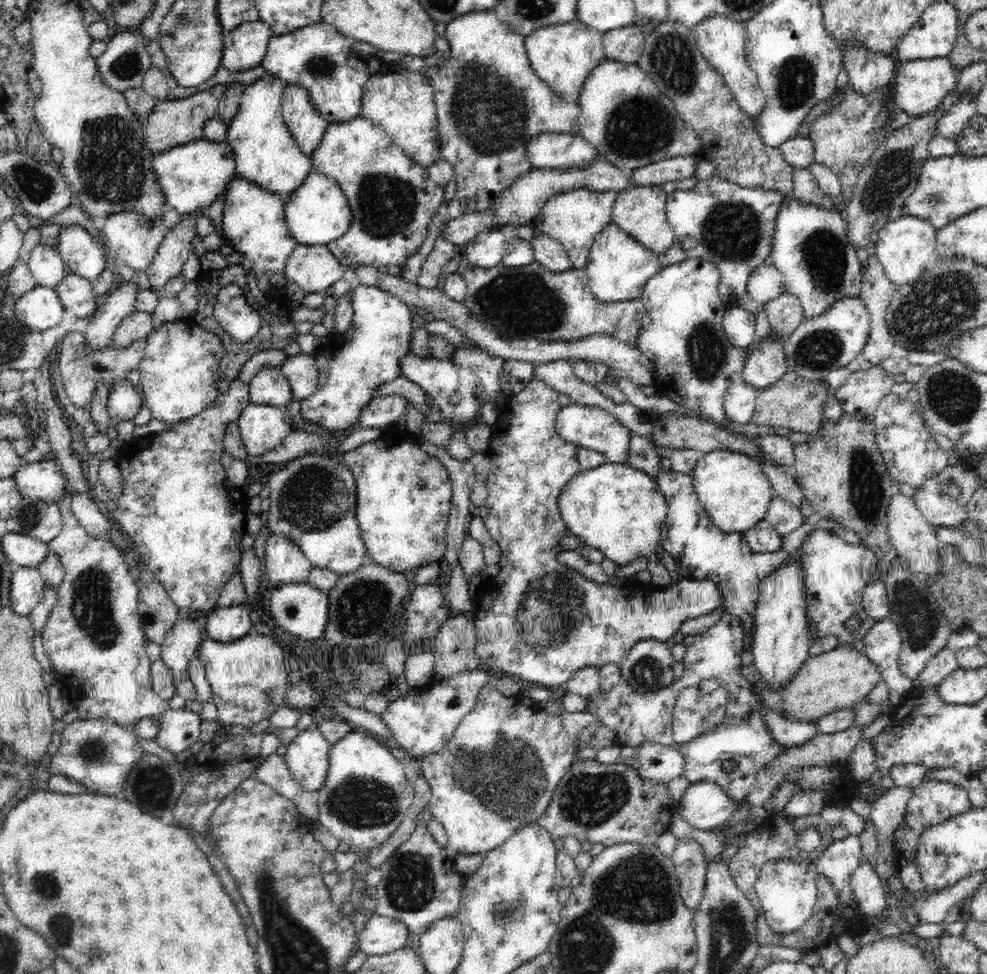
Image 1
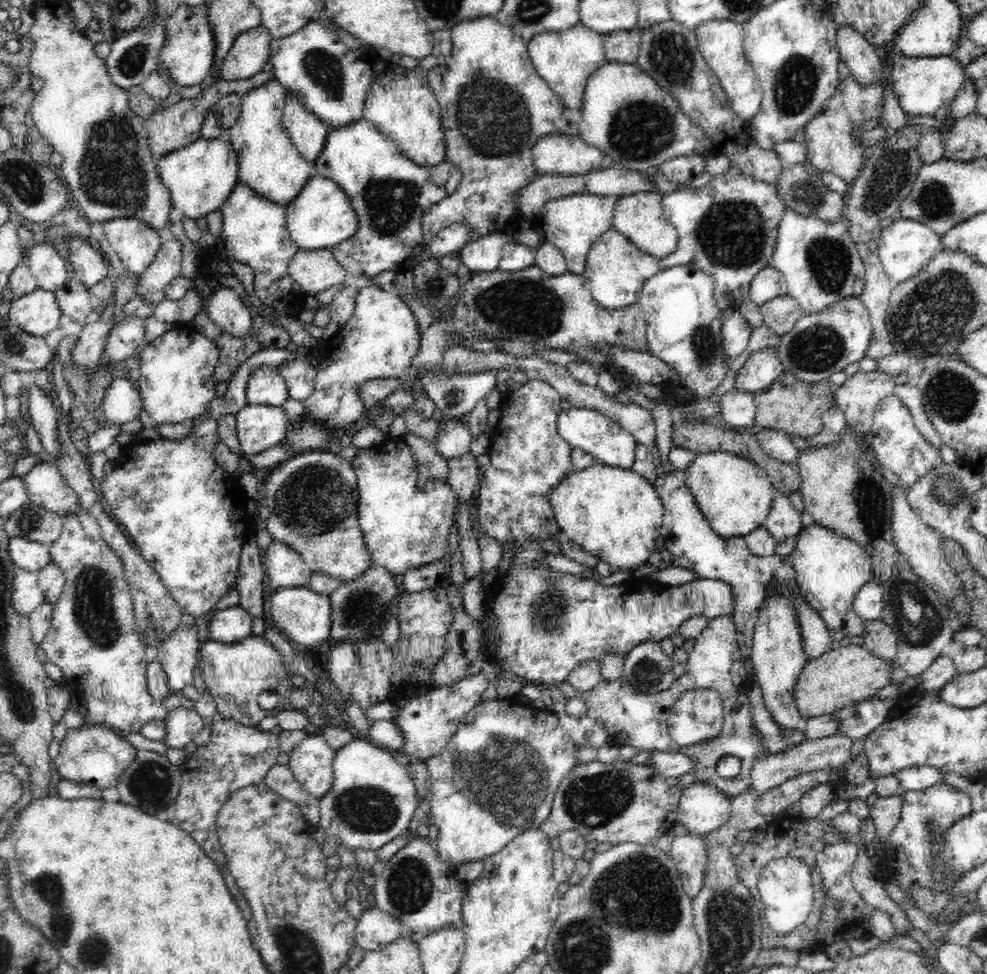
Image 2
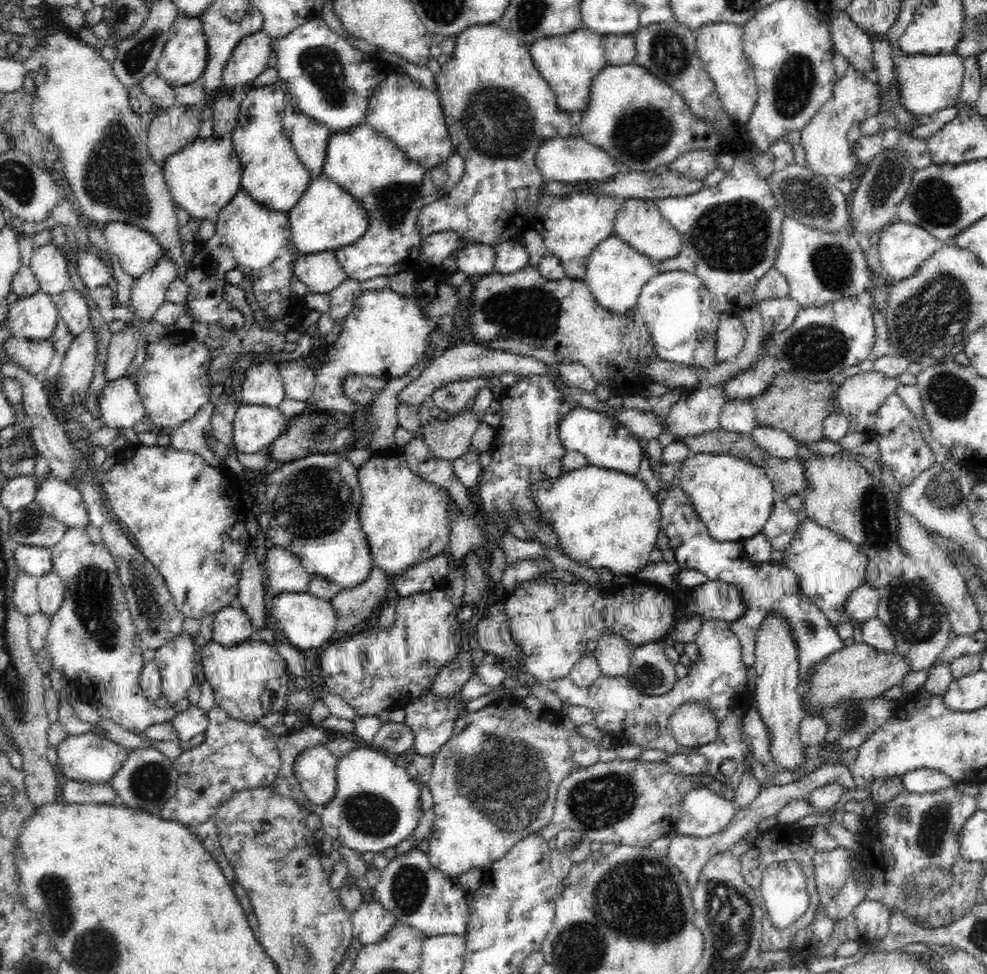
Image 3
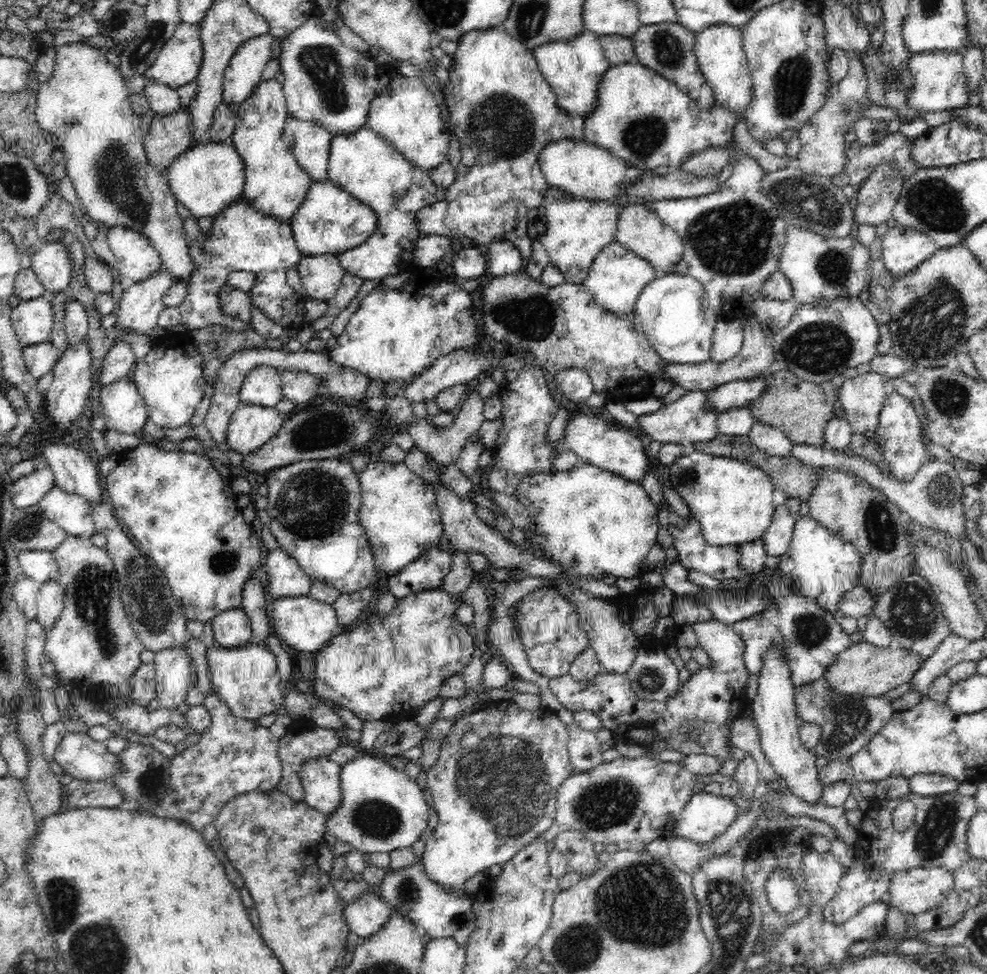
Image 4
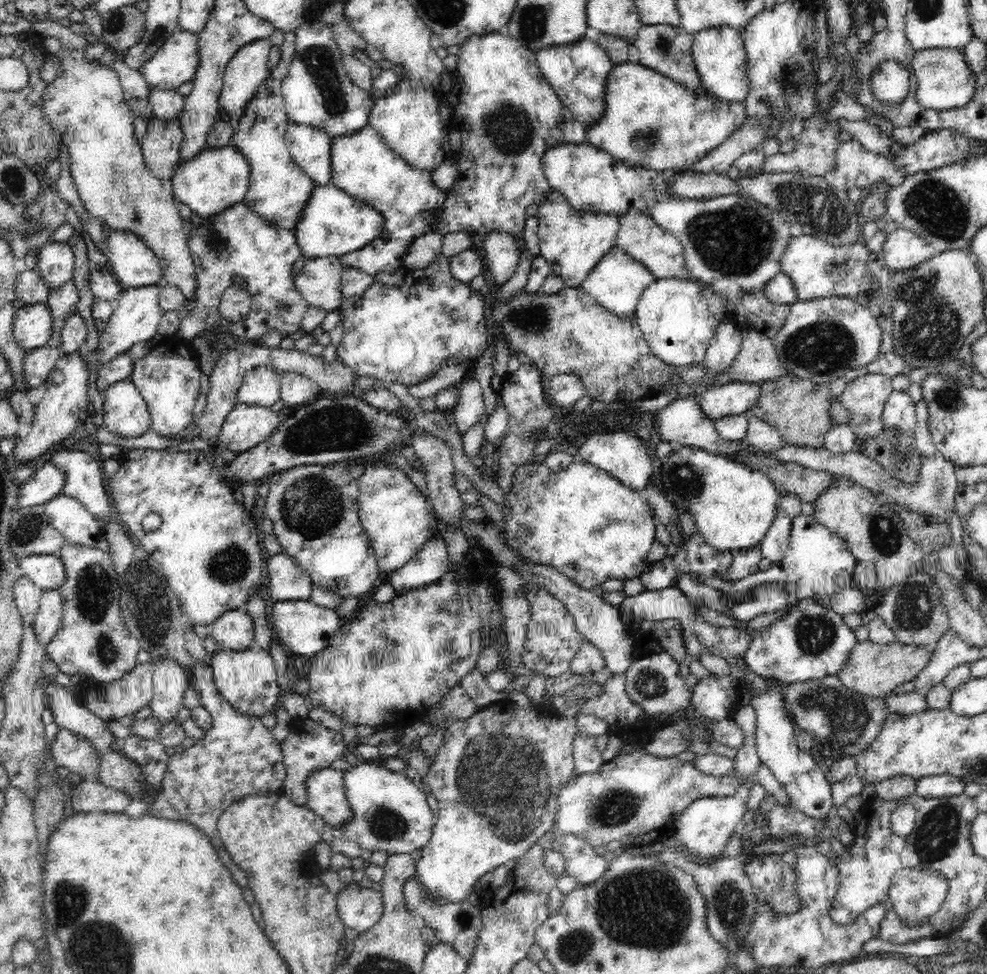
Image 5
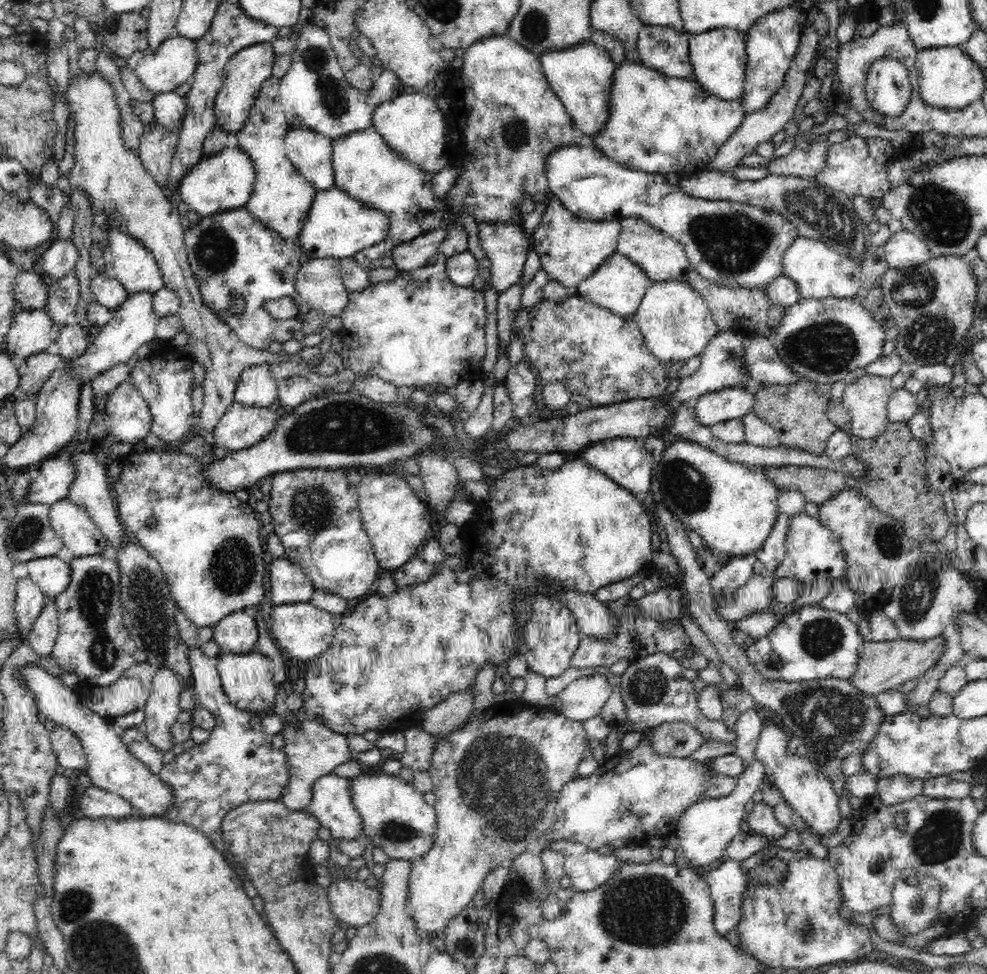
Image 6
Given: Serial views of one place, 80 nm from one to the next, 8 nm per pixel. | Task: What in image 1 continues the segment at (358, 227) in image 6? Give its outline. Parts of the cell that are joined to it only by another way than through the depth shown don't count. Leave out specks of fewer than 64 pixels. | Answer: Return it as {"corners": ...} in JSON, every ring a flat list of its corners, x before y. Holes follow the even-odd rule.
{"corners":[[313,170,287,198,285,219,290,234,298,243,326,246,347,231,351,223,351,209,340,185,334,179]]}

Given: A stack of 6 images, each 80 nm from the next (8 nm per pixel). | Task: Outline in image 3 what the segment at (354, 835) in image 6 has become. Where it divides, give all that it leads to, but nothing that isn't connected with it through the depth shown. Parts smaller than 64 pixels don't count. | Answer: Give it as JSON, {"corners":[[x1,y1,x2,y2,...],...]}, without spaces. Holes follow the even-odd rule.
{"corners":[[324,744,305,748,295,758,293,770,297,781,318,810,334,796,338,759]]}

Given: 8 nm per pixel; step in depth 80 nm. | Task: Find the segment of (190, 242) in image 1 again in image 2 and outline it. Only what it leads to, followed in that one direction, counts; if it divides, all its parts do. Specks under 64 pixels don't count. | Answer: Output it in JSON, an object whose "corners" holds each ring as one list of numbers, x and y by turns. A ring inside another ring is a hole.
{"corners":[[176,239,162,243,156,258,140,275,136,295,142,296,145,302,153,306,159,305,166,298,165,290,170,282,181,274,182,256,184,248]]}

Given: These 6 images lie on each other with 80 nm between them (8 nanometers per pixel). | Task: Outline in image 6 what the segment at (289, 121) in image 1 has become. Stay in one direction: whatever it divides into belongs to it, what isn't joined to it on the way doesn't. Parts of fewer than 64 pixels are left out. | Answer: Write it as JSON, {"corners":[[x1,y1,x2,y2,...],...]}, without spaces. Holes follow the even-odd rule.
{"corners":[[292,129,285,136,286,155,292,164,317,191,325,191,335,186,332,148,333,140,308,129]]}

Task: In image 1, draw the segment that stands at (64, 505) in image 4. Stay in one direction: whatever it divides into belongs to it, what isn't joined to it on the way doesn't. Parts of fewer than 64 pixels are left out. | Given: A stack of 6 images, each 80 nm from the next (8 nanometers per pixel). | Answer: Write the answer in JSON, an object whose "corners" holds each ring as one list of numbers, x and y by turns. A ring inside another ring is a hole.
{"corners":[[47,456,43,459,33,461,28,460,28,464,22,465,15,470,13,474,16,486,22,497,32,500,42,500,43,502,54,502,62,506,69,503,72,494,66,488,66,479,62,473,62,469,56,464,56,460]]}

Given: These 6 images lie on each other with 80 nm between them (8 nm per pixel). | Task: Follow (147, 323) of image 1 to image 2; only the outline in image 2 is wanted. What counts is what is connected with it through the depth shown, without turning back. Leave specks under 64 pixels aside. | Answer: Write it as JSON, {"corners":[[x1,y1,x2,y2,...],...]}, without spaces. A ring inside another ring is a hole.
{"corners":[[125,316,115,325,108,336,105,355,113,364,120,364,136,352,135,348,146,337,144,319,136,316]]}

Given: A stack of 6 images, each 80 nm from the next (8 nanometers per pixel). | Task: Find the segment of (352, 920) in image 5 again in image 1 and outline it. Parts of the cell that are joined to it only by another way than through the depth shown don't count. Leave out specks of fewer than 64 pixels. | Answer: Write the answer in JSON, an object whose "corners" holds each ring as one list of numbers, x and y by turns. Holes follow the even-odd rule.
{"corners":[[374,913,368,915,370,920,357,935,357,950,362,950,367,956,376,956,408,946,409,930,406,924]]}

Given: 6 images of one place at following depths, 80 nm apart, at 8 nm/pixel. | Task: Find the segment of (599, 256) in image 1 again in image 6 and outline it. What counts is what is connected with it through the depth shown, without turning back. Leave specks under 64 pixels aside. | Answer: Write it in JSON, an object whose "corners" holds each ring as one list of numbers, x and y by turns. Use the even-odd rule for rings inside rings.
{"corners":[[614,251,606,260,573,291,596,306,605,308,618,316,633,315,645,292,652,286,650,277,628,257]]}

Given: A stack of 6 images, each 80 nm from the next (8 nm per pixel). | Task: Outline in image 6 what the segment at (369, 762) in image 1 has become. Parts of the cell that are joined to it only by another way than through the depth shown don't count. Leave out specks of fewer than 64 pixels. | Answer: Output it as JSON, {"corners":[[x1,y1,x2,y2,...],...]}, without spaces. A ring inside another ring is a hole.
{"corners":[[364,767,364,770,351,778,350,780,350,790,351,790,351,801,354,805,354,808,358,811,358,814,362,817,362,832,360,832,360,840,365,840,367,837,372,841,372,846,376,848,381,848,382,851,389,857,390,860,408,860,410,862,414,860,421,859,430,852,430,848,434,846,434,837,436,836,437,829,437,814,435,813,435,808,430,804,424,801,423,794,418,792,417,788,414,788,410,785,410,782,407,778,404,778,402,775,390,776,384,771,374,773,370,768]]}

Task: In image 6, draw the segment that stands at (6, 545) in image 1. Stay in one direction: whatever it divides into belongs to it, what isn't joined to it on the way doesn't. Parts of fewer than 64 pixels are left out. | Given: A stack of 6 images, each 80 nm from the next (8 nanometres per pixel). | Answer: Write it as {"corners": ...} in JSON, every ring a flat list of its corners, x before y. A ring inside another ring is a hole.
{"corners":[[54,555,26,563,28,576,46,597,58,596,70,584,70,567,65,555]]}

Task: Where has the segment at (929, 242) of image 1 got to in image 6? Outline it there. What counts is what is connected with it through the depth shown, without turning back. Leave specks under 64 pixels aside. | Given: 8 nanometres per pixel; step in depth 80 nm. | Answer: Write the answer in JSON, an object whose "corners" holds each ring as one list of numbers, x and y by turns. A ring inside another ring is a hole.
{"corners":[[900,230,888,239,888,242,884,244,886,262,889,264,889,268,892,269,919,269,923,262,931,259,930,249,922,238,916,236,916,234,908,232,907,230]]}

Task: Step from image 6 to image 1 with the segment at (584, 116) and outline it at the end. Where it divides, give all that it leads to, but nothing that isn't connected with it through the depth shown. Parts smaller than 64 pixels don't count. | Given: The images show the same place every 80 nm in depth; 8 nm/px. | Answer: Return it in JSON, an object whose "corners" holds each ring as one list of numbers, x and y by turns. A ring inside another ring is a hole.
{"corners":[[582,22,546,25,524,37,527,57,536,76,566,101,577,103,586,77,606,58,603,51,603,32,595,31]]}

